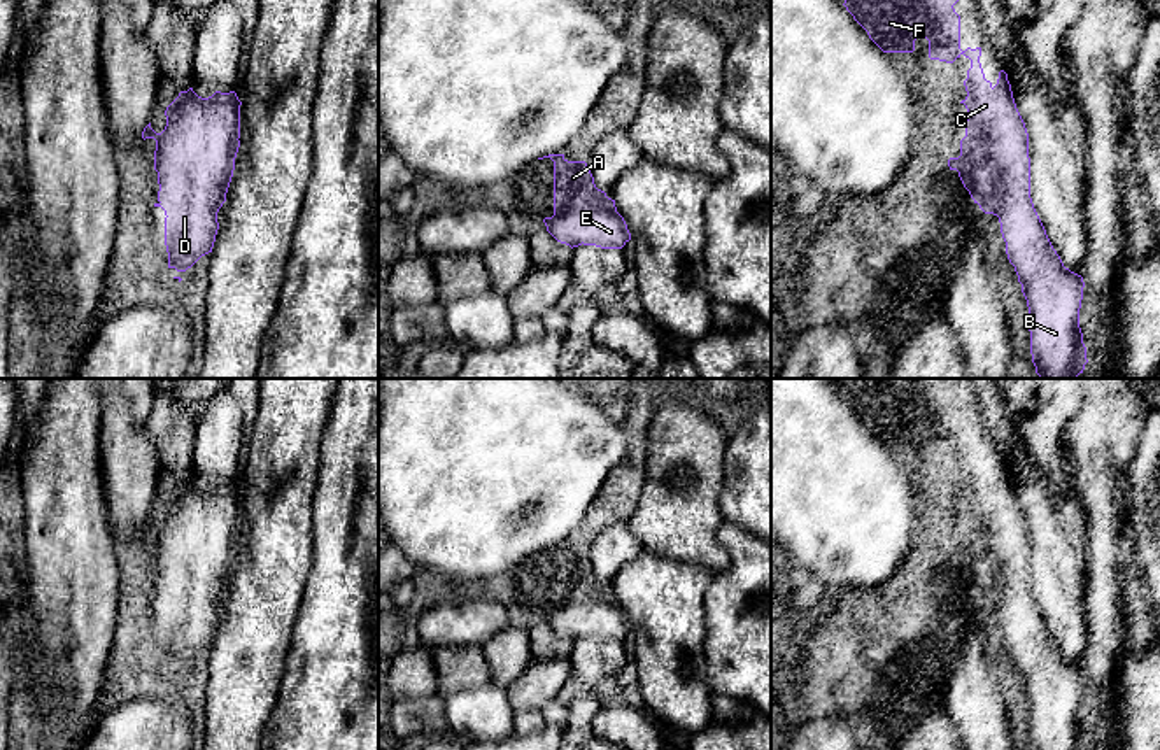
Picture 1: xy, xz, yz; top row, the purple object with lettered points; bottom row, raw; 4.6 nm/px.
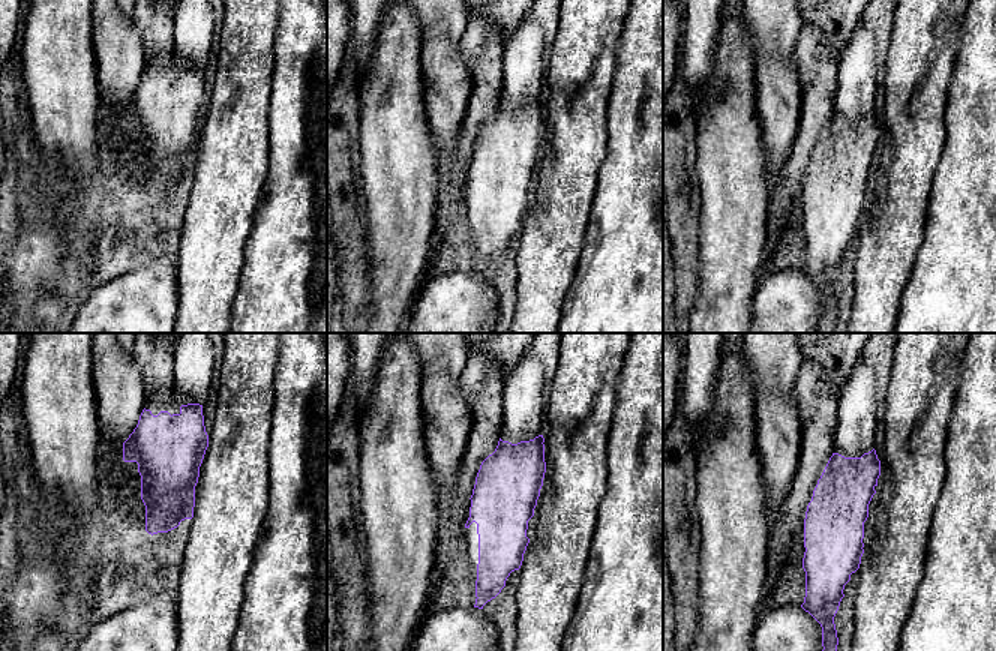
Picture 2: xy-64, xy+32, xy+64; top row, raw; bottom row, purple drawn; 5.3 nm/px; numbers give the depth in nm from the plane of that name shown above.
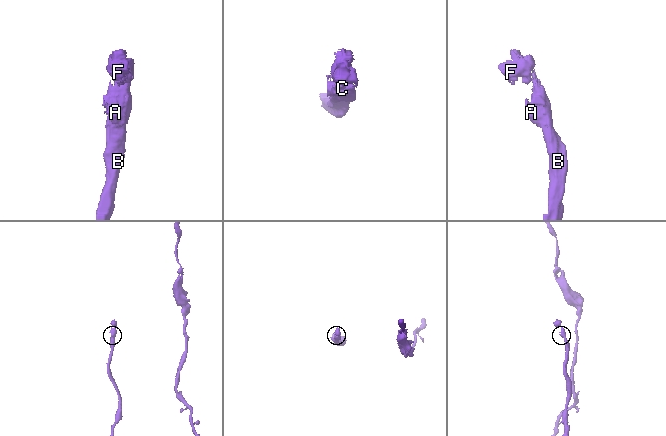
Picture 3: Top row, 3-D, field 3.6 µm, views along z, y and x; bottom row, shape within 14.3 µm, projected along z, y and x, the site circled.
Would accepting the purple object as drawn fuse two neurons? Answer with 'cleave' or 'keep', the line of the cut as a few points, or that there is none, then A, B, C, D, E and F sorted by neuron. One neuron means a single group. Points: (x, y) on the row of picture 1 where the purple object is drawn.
keep; no cut; A B C D E F

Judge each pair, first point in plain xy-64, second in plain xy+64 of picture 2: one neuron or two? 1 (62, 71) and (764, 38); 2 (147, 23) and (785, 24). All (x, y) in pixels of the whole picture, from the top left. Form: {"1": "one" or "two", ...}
{"1": "two", "2": "two"}

